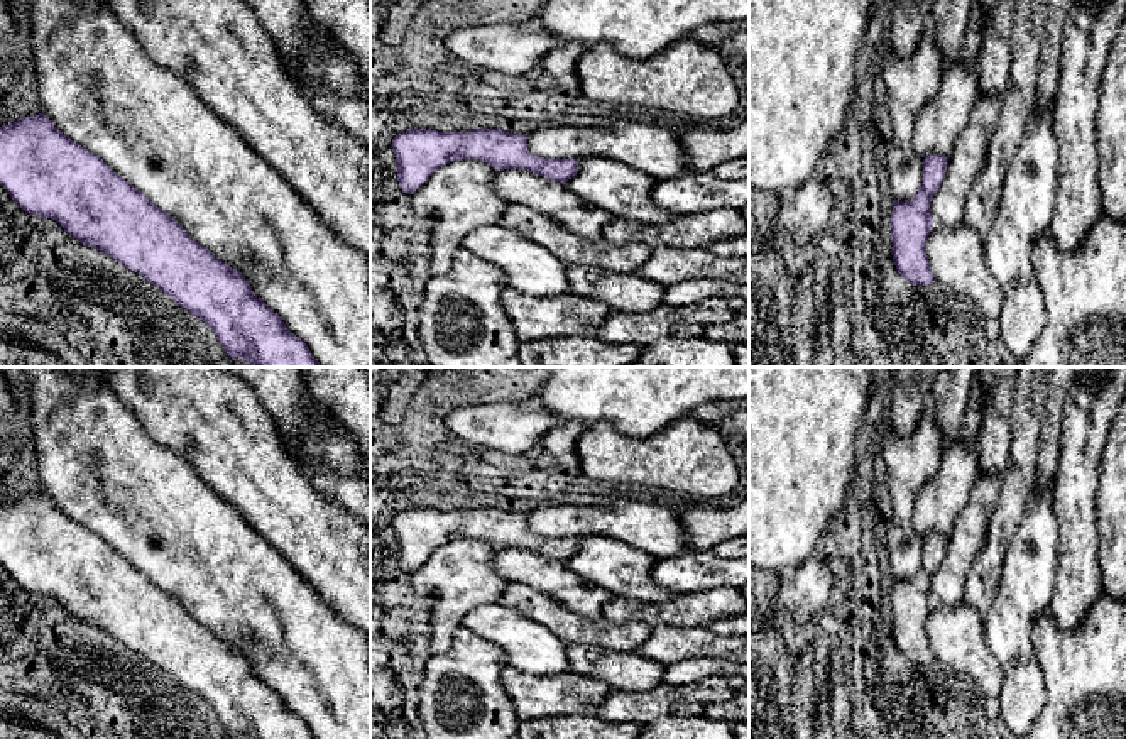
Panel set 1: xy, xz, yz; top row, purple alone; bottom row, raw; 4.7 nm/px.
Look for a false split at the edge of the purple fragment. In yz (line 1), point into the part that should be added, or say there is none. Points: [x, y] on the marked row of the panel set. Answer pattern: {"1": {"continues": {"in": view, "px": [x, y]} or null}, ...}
{"1": {"continues": null}}

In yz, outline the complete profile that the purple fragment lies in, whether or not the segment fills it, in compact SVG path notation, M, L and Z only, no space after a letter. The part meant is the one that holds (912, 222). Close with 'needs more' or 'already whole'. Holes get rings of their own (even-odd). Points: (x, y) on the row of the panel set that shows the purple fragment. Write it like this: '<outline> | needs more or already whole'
M930 154L923 159L923 183L910 201L894 201L891 216L893 260L913 286L935 282L926 259L926 240L933 227L930 203L938 191L948 159Z | already whole

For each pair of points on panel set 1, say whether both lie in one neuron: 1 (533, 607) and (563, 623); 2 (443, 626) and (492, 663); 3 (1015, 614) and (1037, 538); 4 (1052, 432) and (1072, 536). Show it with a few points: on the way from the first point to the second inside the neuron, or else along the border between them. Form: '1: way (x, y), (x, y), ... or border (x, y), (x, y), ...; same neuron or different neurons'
1: way (540, 607), (557, 618); same neuron
2: border (460, 624), (453, 643), (431, 656); different neurons
3: way (1022, 596), (1027, 587), (1030, 562), (1035, 557); same neuron
4: border (1062, 423), (1059, 469), (1052, 481); different neurons

